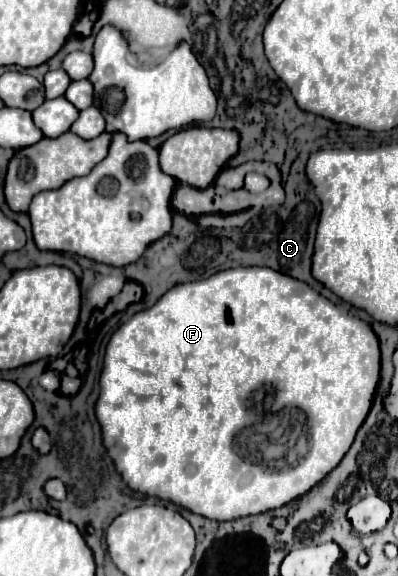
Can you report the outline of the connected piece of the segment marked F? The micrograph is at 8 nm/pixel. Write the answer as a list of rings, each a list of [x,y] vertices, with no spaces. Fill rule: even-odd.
[[[250,266],[250,268],[234,268],[234,270],[224,270],[218,272],[206,280],[198,280],[198,282],[186,282],[186,284],[178,284],[172,290],[168,290],[158,304],[154,304],[148,310],[142,310],[138,314],[134,314],[126,324],[122,324],[110,338],[108,346],[106,346],[106,354],[104,354],[104,368],[100,374],[100,396],[96,400],[96,418],[102,426],[102,442],[104,448],[108,452],[108,456],[112,458],[118,474],[122,476],[122,480],[140,494],[148,494],[166,502],[174,502],[176,506],[182,506],[198,516],[210,518],[210,520],[218,520],[218,522],[226,522],[226,520],[238,520],[244,516],[252,516],[252,514],[262,514],[274,508],[280,508],[296,498],[300,498],[302,494],[306,494],[312,486],[316,486],[330,470],[334,470],[338,466],[338,462],[342,460],[342,456],[348,452],[348,448],[354,442],[354,436],[360,428],[360,424],[364,422],[370,404],[372,404],[372,396],[374,396],[374,382],[380,378],[380,348],[378,348],[378,338],[372,332],[372,328],[352,316],[342,312],[336,304],[332,304],[328,298],[320,296],[316,290],[312,290],[308,284],[294,280],[286,274],[274,272],[270,268],[258,268],[258,266]],[[270,406],[296,406],[300,410],[306,412],[308,416],[308,426],[310,426],[310,442],[308,442],[308,452],[306,456],[300,460],[300,464],[296,468],[288,468],[284,472],[266,472],[260,466],[246,462],[242,458],[238,458],[234,454],[234,434],[238,434],[242,428],[258,422],[262,418],[262,414],[270,408]]]

